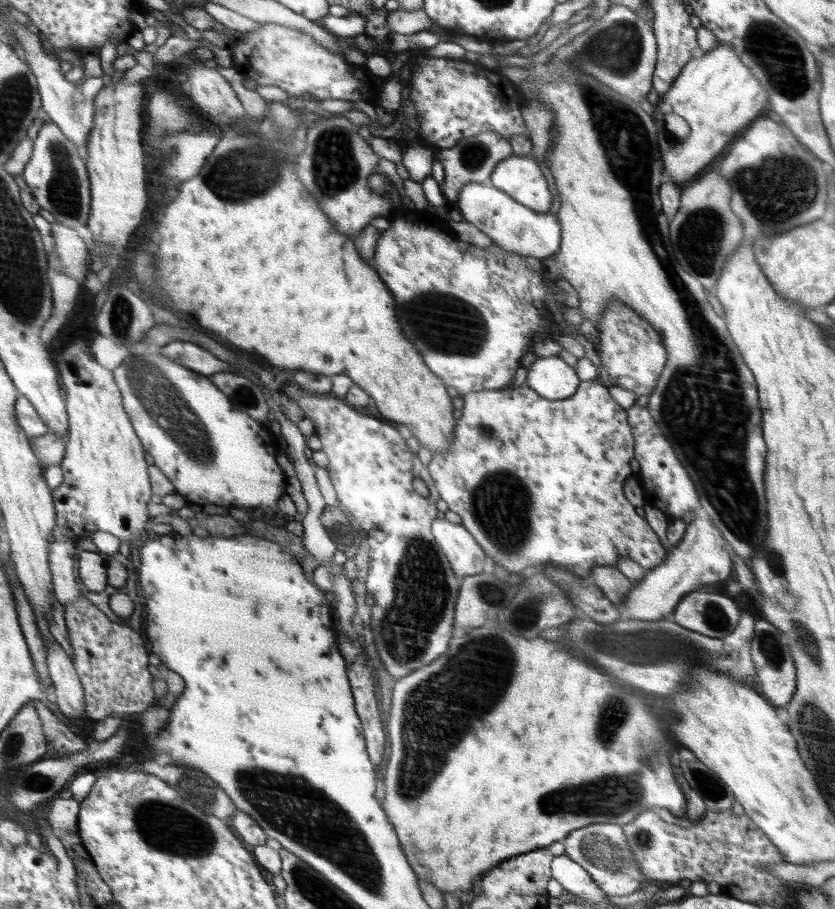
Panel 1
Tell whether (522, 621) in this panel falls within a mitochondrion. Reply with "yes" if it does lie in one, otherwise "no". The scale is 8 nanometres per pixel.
yes

